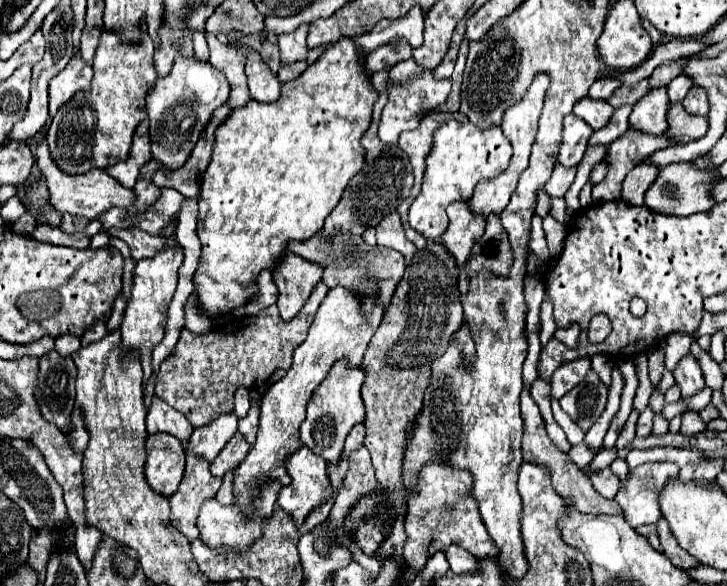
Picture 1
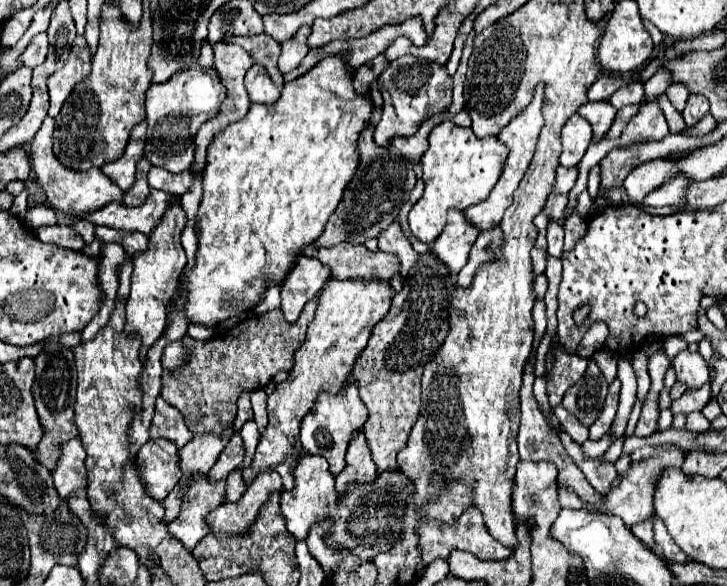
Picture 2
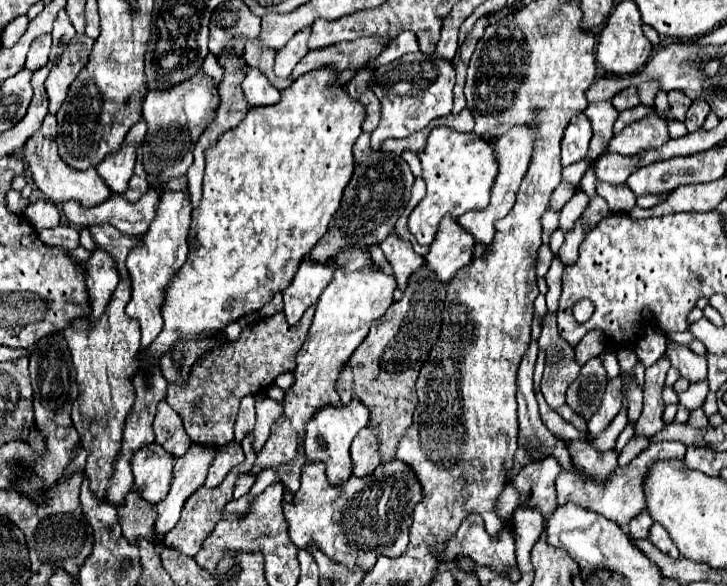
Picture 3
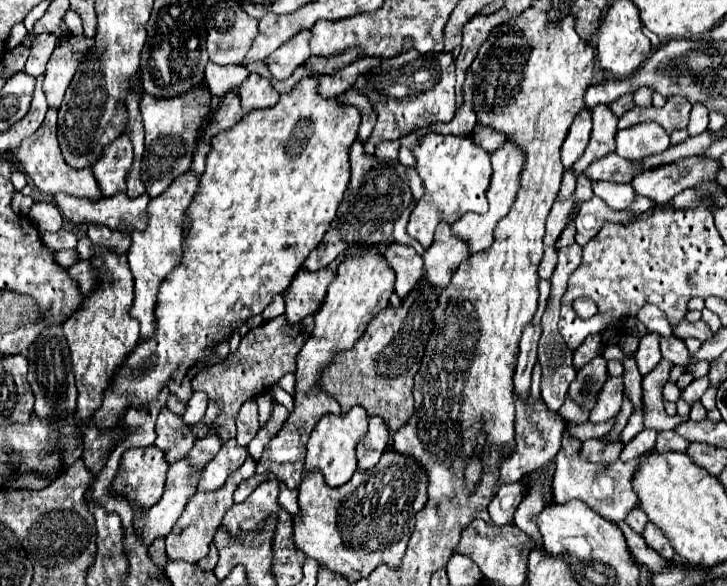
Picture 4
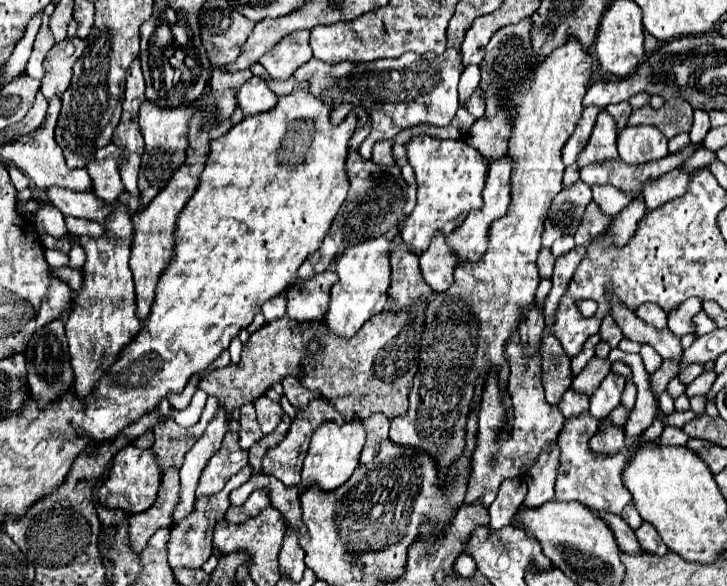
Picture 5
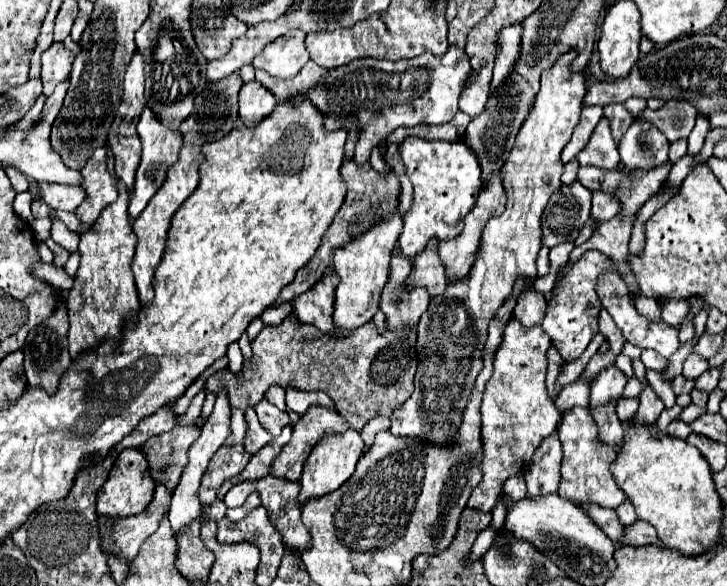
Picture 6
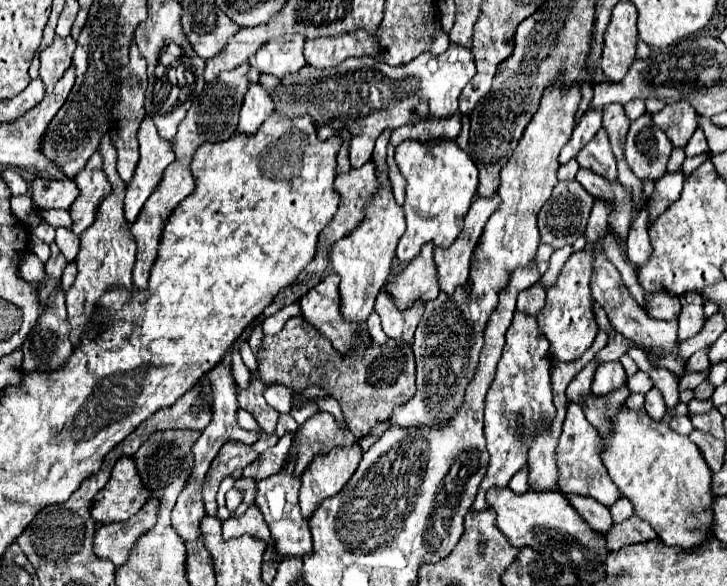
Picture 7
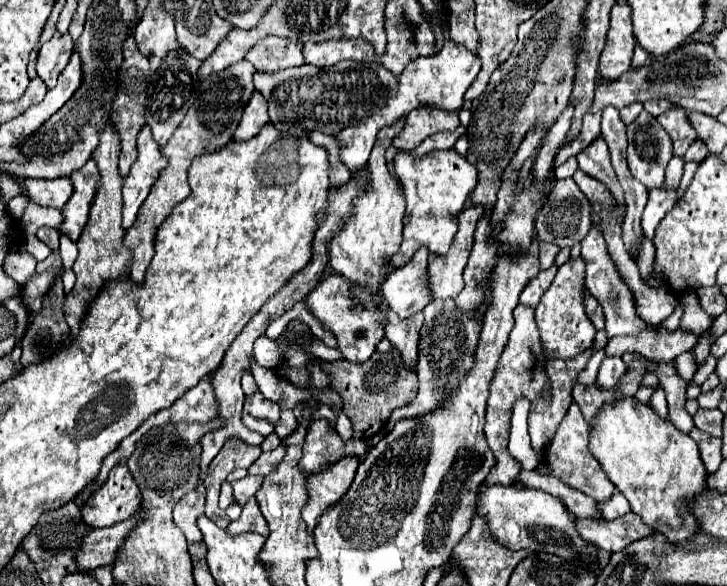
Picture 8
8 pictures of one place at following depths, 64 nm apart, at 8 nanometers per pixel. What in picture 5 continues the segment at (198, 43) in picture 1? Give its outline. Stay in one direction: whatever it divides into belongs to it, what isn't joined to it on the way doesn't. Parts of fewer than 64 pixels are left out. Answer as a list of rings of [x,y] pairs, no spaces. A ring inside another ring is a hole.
[[[250,70],[212,72],[210,86],[212,86],[212,88],[240,88],[248,78],[252,78],[252,72],[250,72]]]

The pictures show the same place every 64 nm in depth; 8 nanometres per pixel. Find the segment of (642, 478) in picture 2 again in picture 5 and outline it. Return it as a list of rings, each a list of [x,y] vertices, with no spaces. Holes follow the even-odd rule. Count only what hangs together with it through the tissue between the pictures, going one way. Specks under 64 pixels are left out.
[[[582,412],[580,416],[566,418],[564,428],[560,430],[558,444],[562,448],[560,456],[560,472],[556,480],[556,500],[576,500],[588,506],[592,512],[616,512],[620,514],[622,508],[632,502],[632,496],[626,492],[624,484],[620,482],[620,472],[626,464],[626,454],[618,452],[614,456],[596,456],[590,450],[590,438],[594,436],[594,416],[590,412]],[[666,426],[664,432],[662,432],[662,440],[664,444],[670,444],[670,446],[684,446],[688,436],[684,434],[682,428],[676,428],[676,426]]]

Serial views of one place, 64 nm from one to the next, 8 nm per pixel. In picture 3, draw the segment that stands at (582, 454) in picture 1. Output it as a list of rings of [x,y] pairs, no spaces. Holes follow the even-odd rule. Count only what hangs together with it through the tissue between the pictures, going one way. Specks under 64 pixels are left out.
[[[624,406],[618,412],[618,416],[612,420],[612,424],[602,434],[598,434],[596,438],[592,438],[592,444],[596,444],[596,448],[614,448],[620,432],[624,430],[626,424],[628,424],[628,408]]]

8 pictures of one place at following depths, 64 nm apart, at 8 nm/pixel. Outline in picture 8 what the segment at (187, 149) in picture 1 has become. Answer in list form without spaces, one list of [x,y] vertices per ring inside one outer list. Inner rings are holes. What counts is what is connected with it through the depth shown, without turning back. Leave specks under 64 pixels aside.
[[[144,126],[138,136],[138,158],[130,168],[128,178],[124,180],[124,210],[122,210],[122,228],[128,230],[138,214],[138,208],[146,200],[156,176],[168,160],[160,156],[160,146],[152,140],[150,128]]]

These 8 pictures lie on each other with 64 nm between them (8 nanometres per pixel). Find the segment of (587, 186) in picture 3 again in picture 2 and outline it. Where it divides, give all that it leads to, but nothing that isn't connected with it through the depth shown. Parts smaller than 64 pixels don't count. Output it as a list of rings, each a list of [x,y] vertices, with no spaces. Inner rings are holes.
[[[598,166],[590,168],[590,172],[588,172],[588,188],[586,190],[590,196],[598,194],[598,190],[600,190],[600,168]]]

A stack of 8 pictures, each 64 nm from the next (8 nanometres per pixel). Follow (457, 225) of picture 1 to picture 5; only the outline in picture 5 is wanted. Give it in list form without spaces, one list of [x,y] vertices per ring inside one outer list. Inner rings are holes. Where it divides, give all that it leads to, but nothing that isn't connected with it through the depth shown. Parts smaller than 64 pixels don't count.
[[[438,232],[428,250],[420,254],[420,272],[422,280],[434,290],[444,292],[452,284],[452,274],[456,268],[456,256],[444,244],[444,236]]]

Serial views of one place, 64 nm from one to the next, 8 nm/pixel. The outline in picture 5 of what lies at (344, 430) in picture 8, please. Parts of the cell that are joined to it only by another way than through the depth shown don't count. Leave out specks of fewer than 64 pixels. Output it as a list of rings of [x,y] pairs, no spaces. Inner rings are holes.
[[[284,378],[282,386],[284,386],[284,394],[286,394],[288,402],[290,402],[296,410],[306,408],[306,406],[308,406],[308,402],[310,402],[310,400],[314,400],[314,398],[326,400],[320,392],[310,392],[310,390],[306,390],[306,388],[296,380],[296,378]]]

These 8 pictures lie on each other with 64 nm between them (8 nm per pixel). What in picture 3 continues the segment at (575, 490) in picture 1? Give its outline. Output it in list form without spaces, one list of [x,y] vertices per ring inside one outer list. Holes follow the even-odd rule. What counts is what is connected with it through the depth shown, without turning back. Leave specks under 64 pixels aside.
[[[530,340],[516,376],[520,440],[540,440],[540,444],[544,444],[546,448],[552,448],[552,456],[556,460],[564,460],[564,464],[568,464],[568,452],[564,452],[564,442],[554,438],[554,434],[544,426],[538,414],[538,402],[532,392],[532,372],[534,372],[536,354],[538,354],[538,342]]]

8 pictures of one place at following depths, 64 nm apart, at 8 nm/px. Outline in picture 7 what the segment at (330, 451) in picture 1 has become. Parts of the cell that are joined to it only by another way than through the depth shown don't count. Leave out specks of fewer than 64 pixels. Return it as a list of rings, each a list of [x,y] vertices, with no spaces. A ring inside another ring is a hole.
[[[352,444],[348,448],[336,448],[326,456],[316,456],[312,460],[310,468],[302,476],[300,490],[300,510],[306,520],[310,520],[322,500],[336,496],[346,486],[346,482],[356,472],[360,458],[360,444]]]

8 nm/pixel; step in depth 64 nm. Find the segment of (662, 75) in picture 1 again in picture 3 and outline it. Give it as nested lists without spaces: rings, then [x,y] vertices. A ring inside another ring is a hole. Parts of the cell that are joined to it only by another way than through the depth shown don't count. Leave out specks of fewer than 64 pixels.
[[[650,80],[650,82],[642,82],[642,84],[638,86],[638,98],[640,98],[640,104],[652,106],[652,104],[654,104],[656,92],[658,92],[658,88],[656,88],[656,84],[652,84],[652,80]]]

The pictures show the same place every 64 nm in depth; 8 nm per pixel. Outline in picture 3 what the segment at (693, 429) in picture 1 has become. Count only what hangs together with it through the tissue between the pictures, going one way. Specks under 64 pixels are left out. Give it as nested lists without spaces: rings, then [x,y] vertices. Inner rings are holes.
[[[696,408],[690,412],[690,418],[688,418],[688,424],[694,424],[694,428],[706,428],[708,426],[708,418],[704,414],[702,408]]]

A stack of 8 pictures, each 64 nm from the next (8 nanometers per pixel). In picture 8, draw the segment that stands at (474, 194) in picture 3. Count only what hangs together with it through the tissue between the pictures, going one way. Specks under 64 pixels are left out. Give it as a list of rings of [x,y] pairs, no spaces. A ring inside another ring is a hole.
[[[434,150],[424,154],[422,158],[412,156],[408,152],[400,152],[394,158],[394,174],[406,196],[406,214],[404,214],[404,230],[402,244],[396,254],[390,258],[392,268],[404,266],[418,248],[426,246],[430,254],[444,256],[456,234],[456,216],[464,208],[468,194],[476,188],[476,168],[468,164],[466,158],[458,156],[454,150]]]

